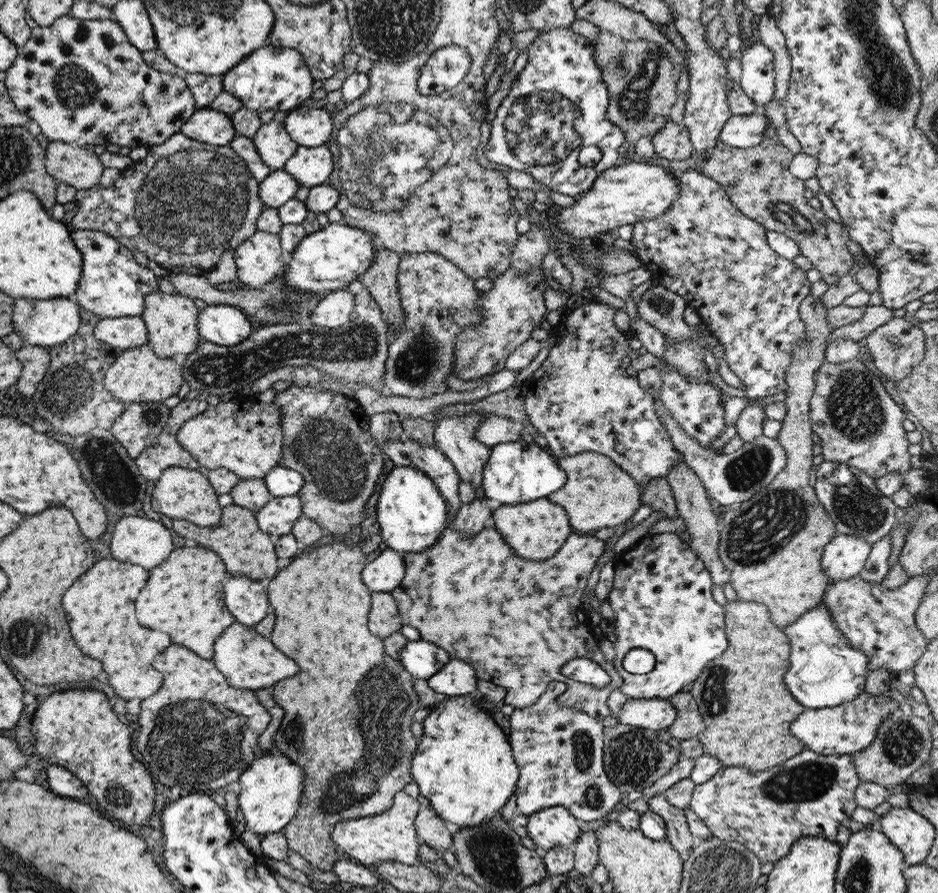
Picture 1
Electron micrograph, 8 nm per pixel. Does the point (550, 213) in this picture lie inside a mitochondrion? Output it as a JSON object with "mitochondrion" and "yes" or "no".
{"mitochondrion":"no"}

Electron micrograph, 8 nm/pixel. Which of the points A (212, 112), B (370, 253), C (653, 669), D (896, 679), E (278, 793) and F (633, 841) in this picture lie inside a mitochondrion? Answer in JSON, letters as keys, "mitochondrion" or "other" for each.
{"A":"other","B":"other","C":"other","D":"other","E":"other","F":"other"}

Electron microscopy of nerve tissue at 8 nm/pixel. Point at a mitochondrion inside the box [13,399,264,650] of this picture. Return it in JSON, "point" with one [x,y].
{"point":[150,418]}

